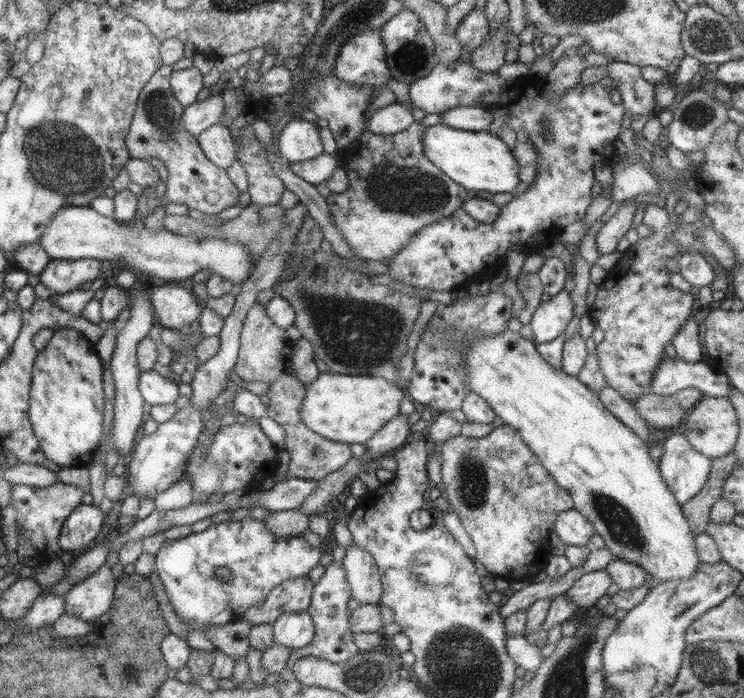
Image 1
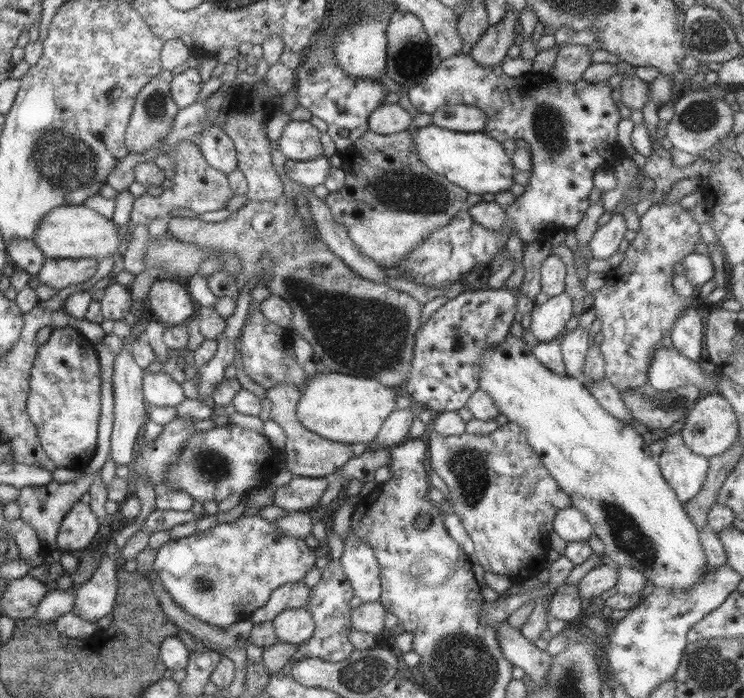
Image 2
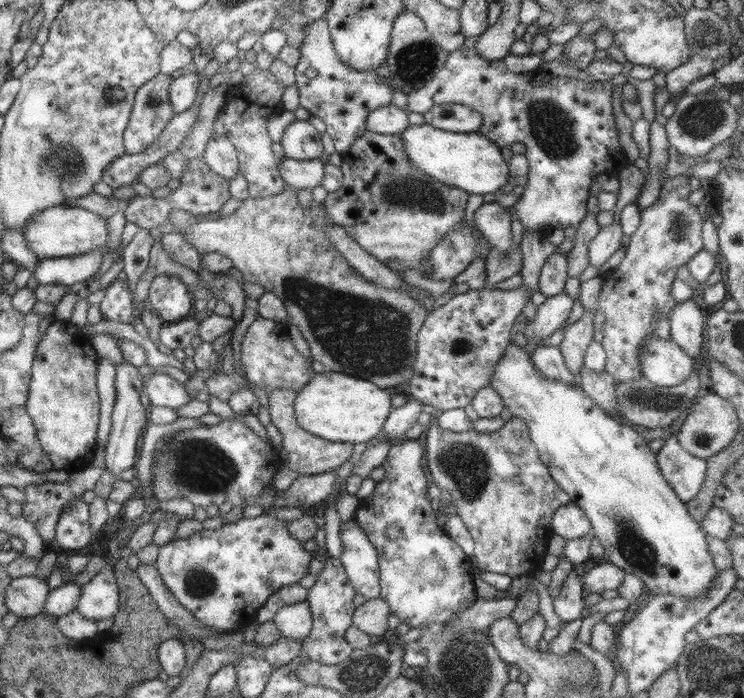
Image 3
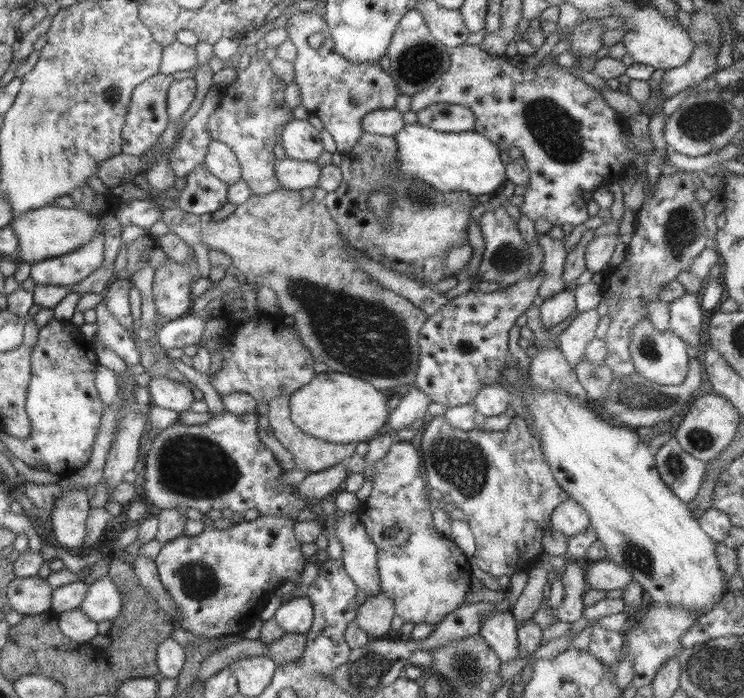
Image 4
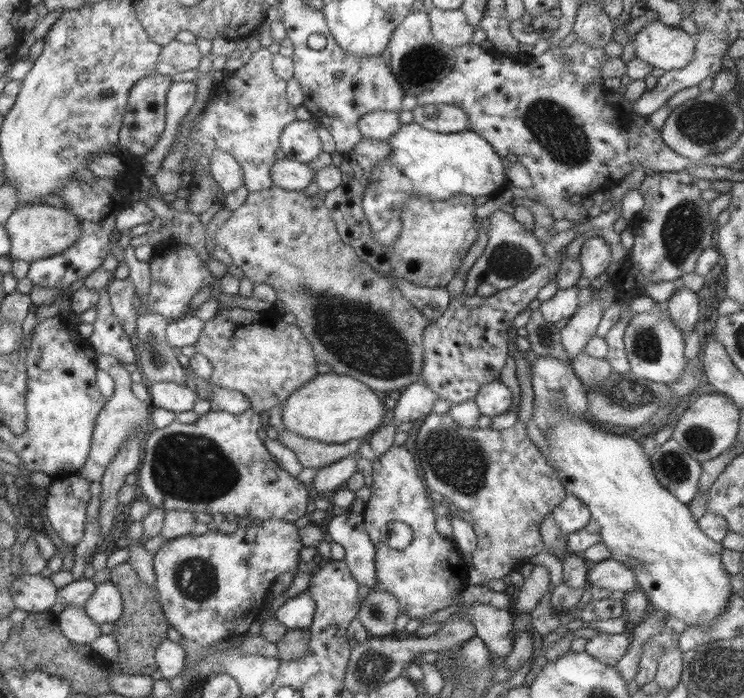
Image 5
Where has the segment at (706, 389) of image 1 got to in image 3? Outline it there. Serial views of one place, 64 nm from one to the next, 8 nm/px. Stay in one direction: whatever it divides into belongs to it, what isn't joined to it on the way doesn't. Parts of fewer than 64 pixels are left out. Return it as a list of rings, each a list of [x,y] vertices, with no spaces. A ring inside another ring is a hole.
[[[647,336],[637,351],[642,376],[655,386],[681,384],[695,368],[693,359],[675,341]]]

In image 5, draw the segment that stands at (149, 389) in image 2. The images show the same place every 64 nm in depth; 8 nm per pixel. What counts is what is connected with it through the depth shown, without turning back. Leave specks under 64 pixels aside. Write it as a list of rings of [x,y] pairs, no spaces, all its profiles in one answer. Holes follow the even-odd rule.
[[[151,382],[151,402],[153,407],[164,408],[171,412],[192,410],[196,401],[196,392],[186,384],[174,382]]]

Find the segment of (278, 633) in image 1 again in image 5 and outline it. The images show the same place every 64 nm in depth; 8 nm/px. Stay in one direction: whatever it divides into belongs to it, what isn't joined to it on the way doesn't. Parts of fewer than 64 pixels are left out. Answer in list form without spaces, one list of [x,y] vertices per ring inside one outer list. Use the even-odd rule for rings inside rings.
[[[309,591],[287,599],[277,608],[275,617],[287,629],[307,629],[312,623],[315,603]]]

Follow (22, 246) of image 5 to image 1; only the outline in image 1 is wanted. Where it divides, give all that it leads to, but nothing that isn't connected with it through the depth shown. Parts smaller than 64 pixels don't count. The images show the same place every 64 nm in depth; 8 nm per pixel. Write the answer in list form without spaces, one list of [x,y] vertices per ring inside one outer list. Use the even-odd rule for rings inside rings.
[[[63,206],[51,216],[38,244],[49,259],[79,260],[92,259],[121,262],[127,269],[138,275],[148,274],[166,282],[187,282],[197,271],[208,270],[232,284],[241,284],[250,275],[255,263],[245,247],[229,243],[227,239],[211,239],[211,236],[175,235],[162,228],[159,232],[135,229],[131,222],[117,223],[111,217],[100,216],[88,206]]]

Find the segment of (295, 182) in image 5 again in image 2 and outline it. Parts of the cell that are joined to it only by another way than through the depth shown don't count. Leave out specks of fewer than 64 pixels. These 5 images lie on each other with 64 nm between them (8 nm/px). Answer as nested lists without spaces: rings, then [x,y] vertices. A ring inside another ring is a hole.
[[[323,154],[307,161],[286,159],[283,165],[285,176],[289,181],[297,182],[299,185],[309,189],[325,181],[329,167],[329,159]]]

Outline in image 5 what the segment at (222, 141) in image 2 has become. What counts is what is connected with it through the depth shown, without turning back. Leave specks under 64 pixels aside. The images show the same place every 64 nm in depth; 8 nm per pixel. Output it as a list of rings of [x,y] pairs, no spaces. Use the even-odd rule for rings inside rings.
[[[222,150],[212,152],[208,162],[208,170],[213,181],[217,182],[217,187],[221,189],[223,196],[244,186],[245,180],[239,163]]]

